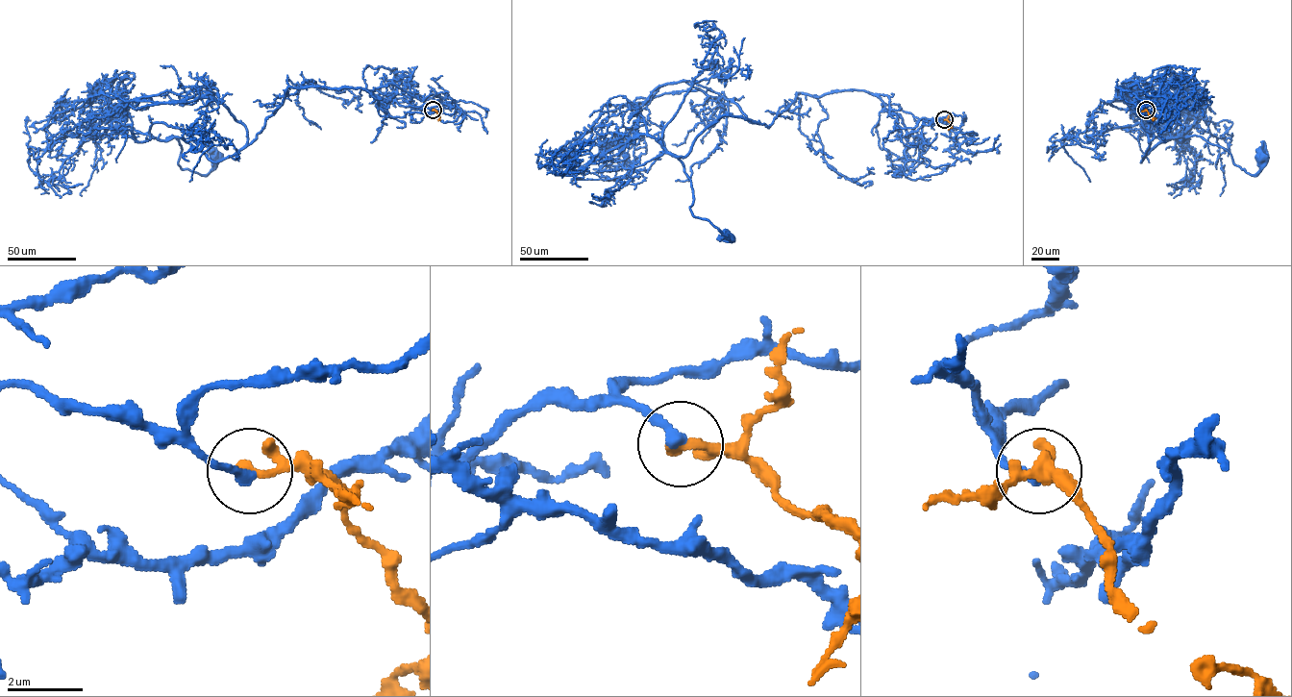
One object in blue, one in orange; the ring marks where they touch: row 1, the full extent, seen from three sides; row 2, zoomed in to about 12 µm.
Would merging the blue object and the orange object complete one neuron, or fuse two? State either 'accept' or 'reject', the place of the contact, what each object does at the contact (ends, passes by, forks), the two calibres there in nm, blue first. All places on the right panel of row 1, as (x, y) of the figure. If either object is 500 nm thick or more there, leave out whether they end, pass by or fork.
accept; at (1146, 110); blue ends there; orange passes by; 300 nm thick on the blue side, 190 nm on the other

